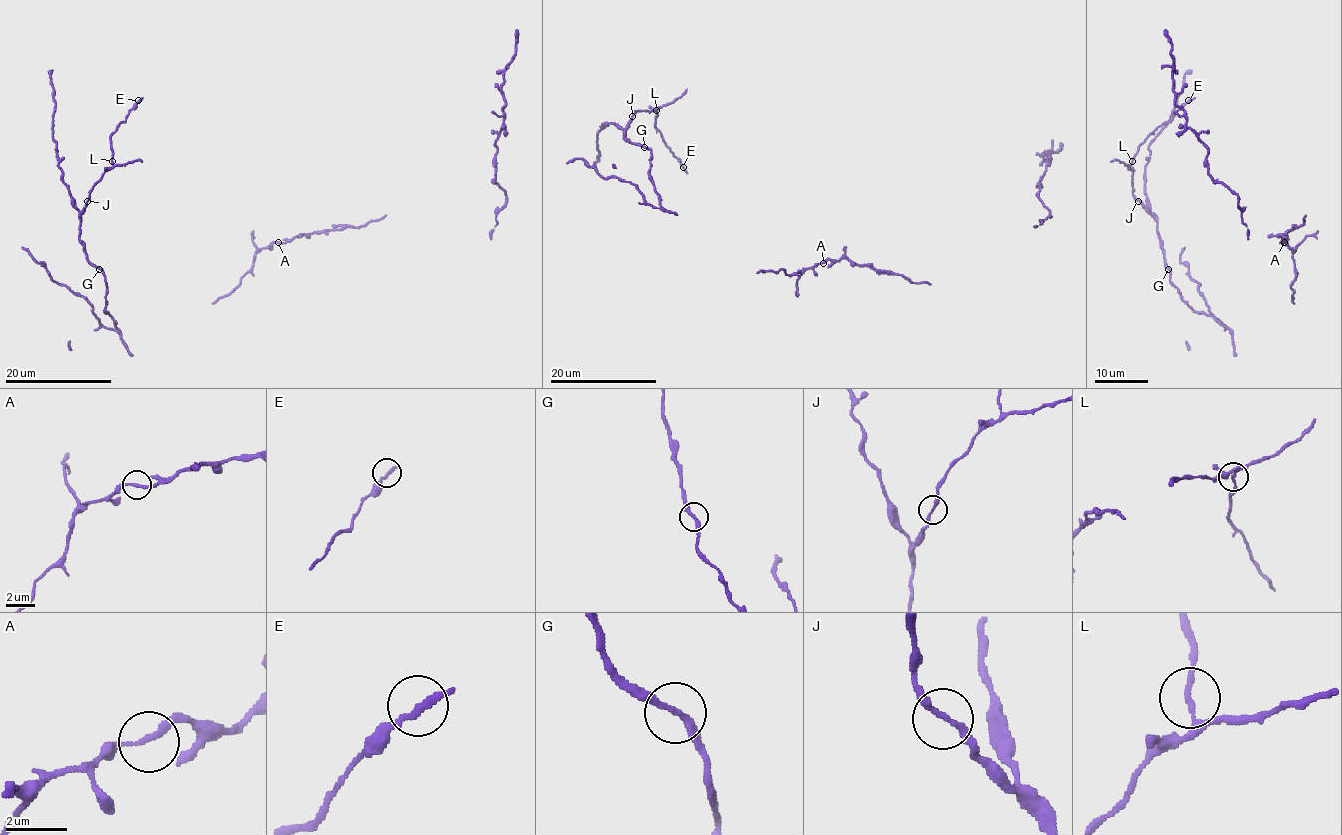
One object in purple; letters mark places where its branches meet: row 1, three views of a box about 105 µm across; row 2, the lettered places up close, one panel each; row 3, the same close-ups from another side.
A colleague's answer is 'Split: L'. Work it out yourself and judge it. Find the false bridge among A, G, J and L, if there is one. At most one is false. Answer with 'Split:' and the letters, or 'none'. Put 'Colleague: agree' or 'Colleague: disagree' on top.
Colleague: agree
Split: L

